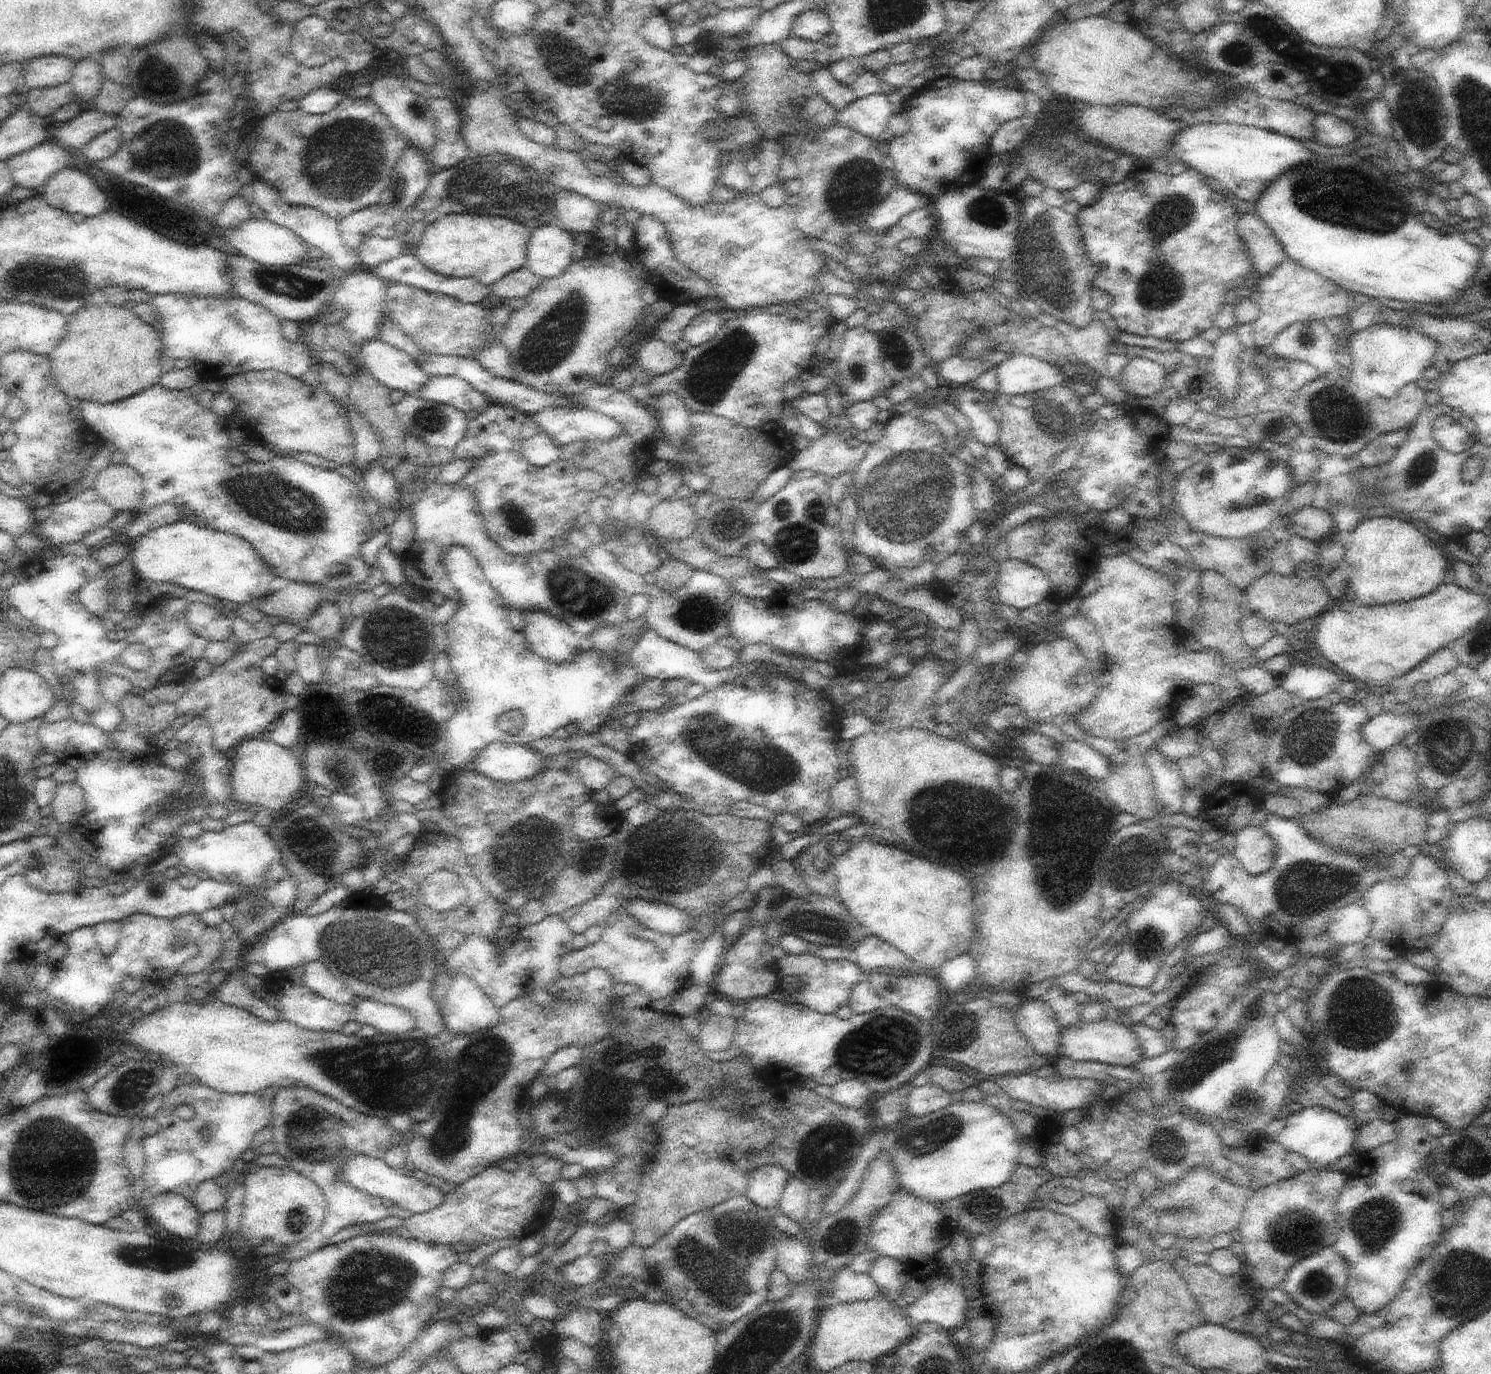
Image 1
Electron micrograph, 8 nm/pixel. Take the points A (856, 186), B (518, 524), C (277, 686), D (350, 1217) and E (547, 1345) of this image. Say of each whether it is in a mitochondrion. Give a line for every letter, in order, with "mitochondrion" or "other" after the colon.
A: mitochondrion
B: mitochondrion
C: other
D: other
E: other

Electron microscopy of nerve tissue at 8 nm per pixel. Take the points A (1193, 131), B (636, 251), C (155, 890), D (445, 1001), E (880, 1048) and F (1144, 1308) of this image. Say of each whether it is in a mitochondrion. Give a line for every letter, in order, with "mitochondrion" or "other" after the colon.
A: other
B: other
C: other
D: other
E: mitochondrion
F: other

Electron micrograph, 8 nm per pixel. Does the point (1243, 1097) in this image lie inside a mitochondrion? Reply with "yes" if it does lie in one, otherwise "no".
yes

